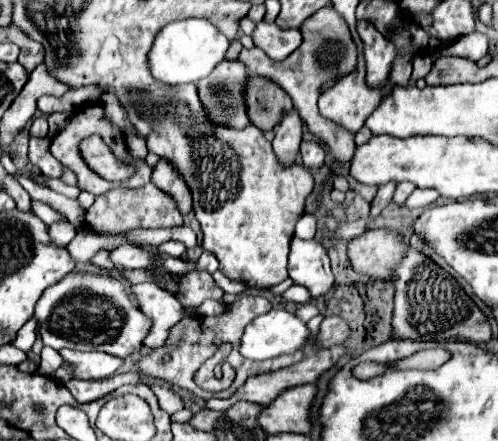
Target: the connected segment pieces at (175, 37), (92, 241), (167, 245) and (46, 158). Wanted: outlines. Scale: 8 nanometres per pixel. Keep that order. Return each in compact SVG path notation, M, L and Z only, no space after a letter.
M187 18L167 24L155 38L149 52L149 68L153 76L165 84L197 82L211 74L211 70L225 58L229 40L215 24L205 18Z
M77 234L75 236L75 240L69 244L69 252L71 252L71 256L77 260L77 262L89 262L95 254L97 254L97 250L101 250L101 248L107 248L107 250L111 250L111 248L115 248L115 240L107 240L107 238L93 238L93 236L83 236L83 234Z
M174 240L164 242L159 246L143 246L143 248L145 248L145 250L155 250L156 252L163 252L177 258L182 257L187 251L187 248L182 242Z
M47 136L43 138L31 138L29 140L29 160L45 174L51 178L61 178L63 166L51 156L49 152L50 140Z

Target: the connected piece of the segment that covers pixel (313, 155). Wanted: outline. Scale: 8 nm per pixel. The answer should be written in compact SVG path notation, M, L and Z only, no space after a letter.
M307 140L301 144L301 154L303 154L303 164L307 168L319 168L325 162L325 146L319 140Z

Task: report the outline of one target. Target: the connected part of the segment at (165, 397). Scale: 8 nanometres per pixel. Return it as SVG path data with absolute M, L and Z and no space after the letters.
M149 384L153 394L157 396L159 400L159 406L169 414L173 416L177 410L183 410L185 408L185 402L181 400L181 396L177 392L173 392L173 388L169 386L163 386L163 384Z

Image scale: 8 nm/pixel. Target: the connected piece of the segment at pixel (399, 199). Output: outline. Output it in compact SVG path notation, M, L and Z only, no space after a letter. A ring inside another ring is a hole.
M401 182L395 190L395 196L393 196L393 202L395 204L405 204L405 200L409 198L409 194L415 190L415 184L409 184L409 182Z

